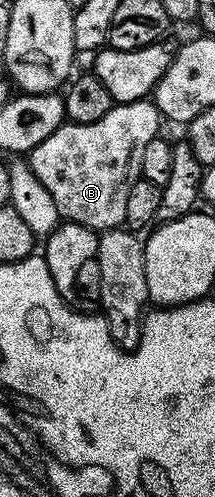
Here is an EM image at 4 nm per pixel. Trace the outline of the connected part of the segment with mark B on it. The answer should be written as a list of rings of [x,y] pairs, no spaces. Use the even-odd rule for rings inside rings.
[[[152,100],[126,105],[114,104],[113,109],[95,123],[60,125],[55,135],[47,135],[47,139],[43,139],[39,147],[29,152],[27,160],[39,183],[43,183],[43,187],[47,187],[51,194],[51,199],[55,199],[55,207],[59,207],[64,220],[74,221],[94,231],[116,229],[125,225],[127,195],[131,192],[131,187],[135,187],[135,183],[142,180],[143,151],[147,143],[151,143],[151,139],[159,136],[160,129],[157,128],[160,125],[163,125],[163,118]]]

